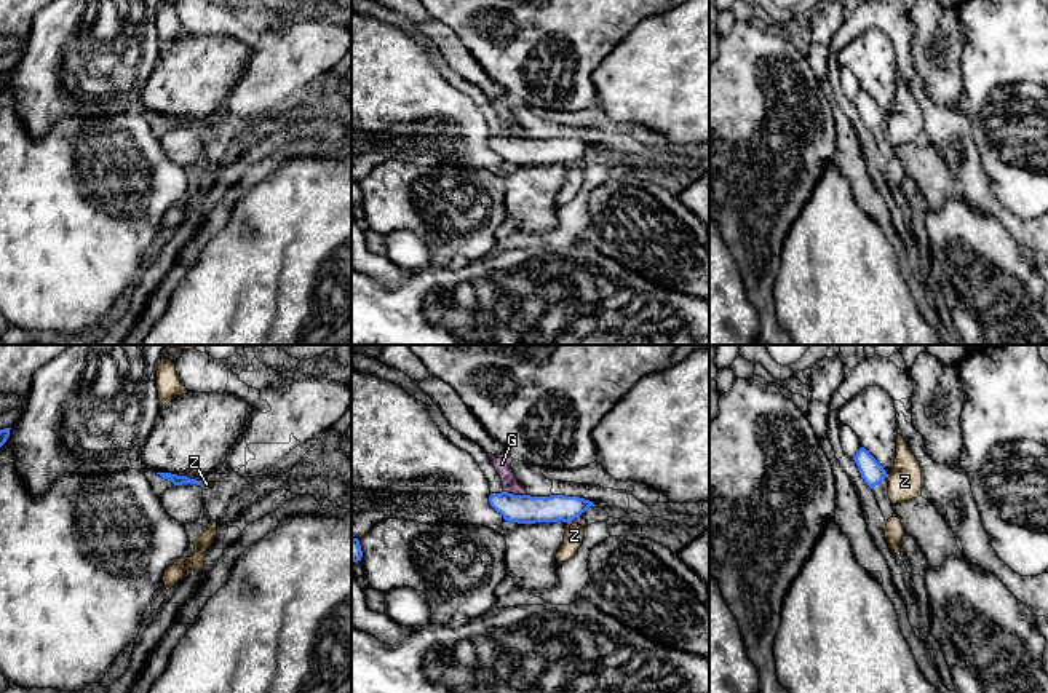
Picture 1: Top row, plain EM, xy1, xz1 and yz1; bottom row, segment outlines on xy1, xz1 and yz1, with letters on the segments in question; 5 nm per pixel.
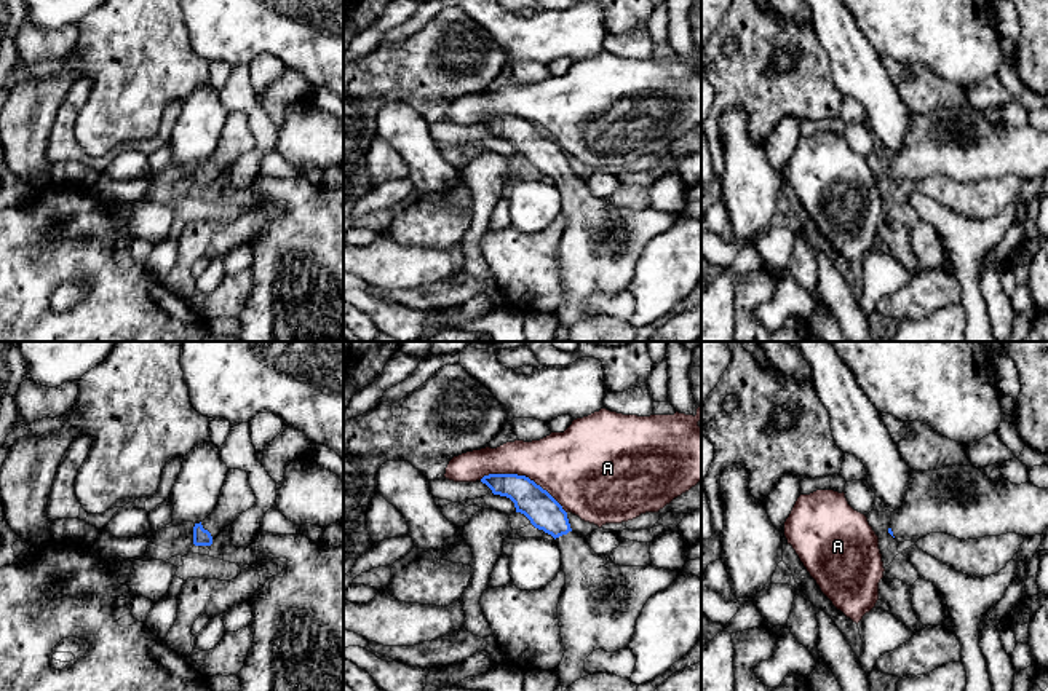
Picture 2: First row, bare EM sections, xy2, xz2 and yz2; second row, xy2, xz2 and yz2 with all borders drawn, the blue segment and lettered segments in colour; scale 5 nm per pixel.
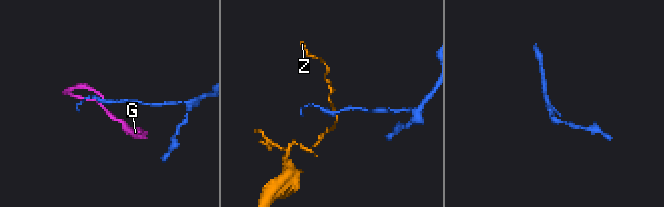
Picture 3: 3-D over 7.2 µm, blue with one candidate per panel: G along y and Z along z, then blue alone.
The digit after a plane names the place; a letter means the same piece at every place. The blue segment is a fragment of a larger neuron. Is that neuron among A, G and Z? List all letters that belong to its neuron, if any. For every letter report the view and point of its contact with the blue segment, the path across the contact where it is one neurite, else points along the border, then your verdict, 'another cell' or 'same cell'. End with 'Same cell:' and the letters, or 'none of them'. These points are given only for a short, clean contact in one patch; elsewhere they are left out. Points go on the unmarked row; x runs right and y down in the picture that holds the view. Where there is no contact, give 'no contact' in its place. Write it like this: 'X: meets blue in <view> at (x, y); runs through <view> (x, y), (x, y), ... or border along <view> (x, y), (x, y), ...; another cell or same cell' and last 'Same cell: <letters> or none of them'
A: meets blue in xz2 at (524, 118); another cell
G: meets blue in xz1 at (515, 138); border along xz1 (504, 133), (513, 138), (526, 138); another cell
Z: meets blue in xz1 at (569, 163); border along xz1 (571, 163), (567, 166); another cell
Same cell: none of them

